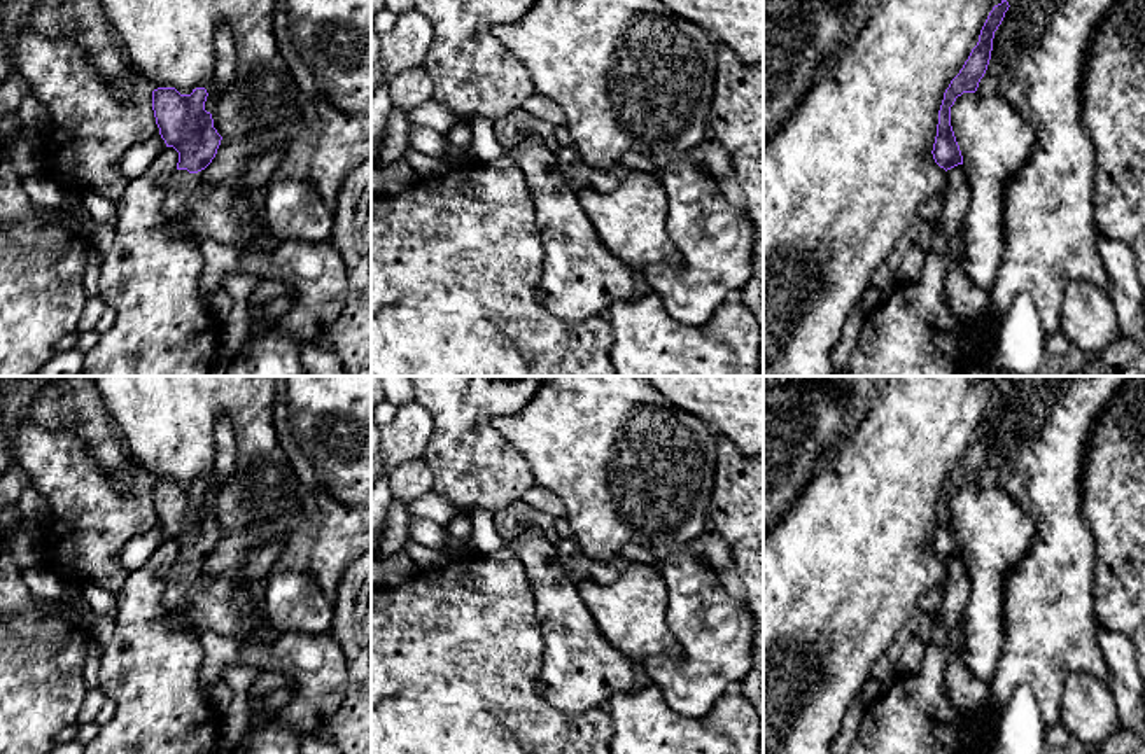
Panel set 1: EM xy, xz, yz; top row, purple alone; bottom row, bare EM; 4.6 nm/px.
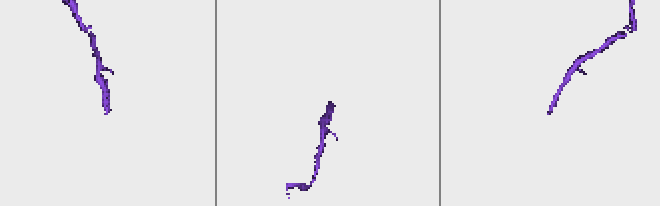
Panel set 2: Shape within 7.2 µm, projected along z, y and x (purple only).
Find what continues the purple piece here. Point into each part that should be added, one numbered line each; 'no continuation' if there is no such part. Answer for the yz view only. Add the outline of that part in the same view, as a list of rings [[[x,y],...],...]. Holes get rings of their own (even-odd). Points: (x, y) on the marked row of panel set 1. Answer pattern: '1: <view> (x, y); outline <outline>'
1: yz (956, 195); outline [[[958,164],[945,173],[945,187],[942,194],[942,213],[931,224],[933,233],[952,238],[961,233],[965,215],[970,208],[970,184],[963,164]]]

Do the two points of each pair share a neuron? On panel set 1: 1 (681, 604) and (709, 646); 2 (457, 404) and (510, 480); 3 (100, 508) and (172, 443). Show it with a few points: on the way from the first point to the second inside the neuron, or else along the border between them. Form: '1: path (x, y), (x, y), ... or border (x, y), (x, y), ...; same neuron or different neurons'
1: path (690, 616), (694, 620), (694, 637), (697, 639); same neuron
2: path (463, 424), (463, 432), (491, 460); same neuron
3: border (128, 452), (153, 481); different neurons

